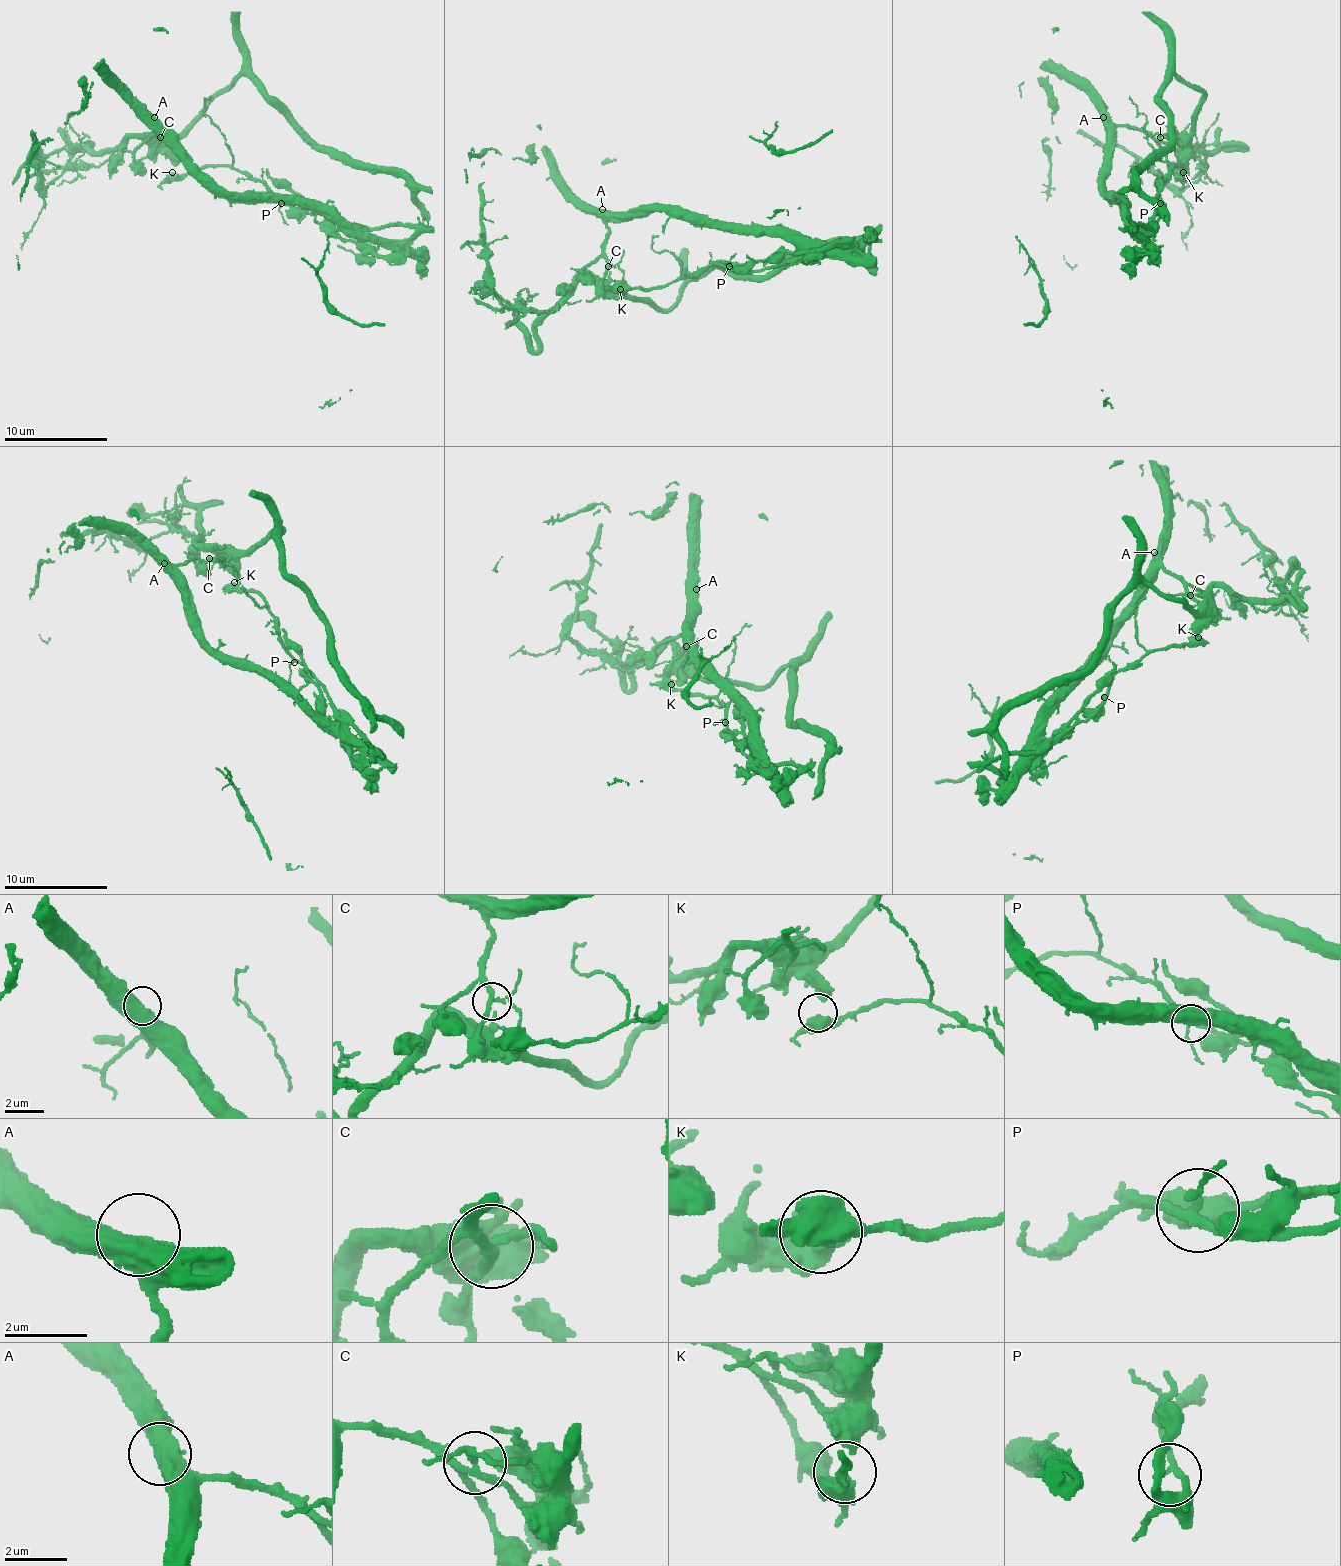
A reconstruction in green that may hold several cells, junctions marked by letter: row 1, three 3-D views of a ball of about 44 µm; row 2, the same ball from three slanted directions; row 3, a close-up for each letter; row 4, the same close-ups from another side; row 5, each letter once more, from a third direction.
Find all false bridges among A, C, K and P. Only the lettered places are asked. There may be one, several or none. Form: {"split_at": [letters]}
{"split_at": ["C"]}

